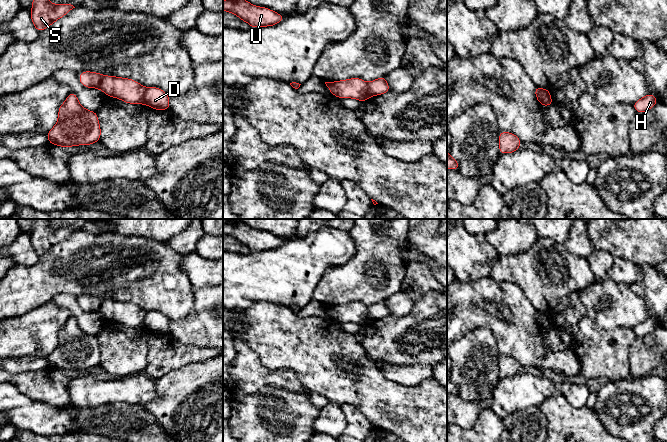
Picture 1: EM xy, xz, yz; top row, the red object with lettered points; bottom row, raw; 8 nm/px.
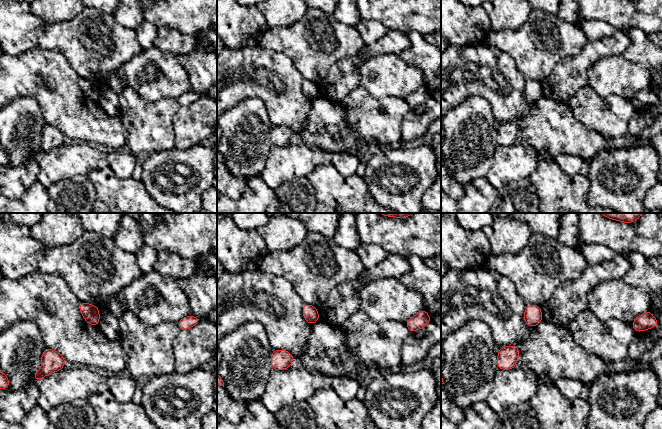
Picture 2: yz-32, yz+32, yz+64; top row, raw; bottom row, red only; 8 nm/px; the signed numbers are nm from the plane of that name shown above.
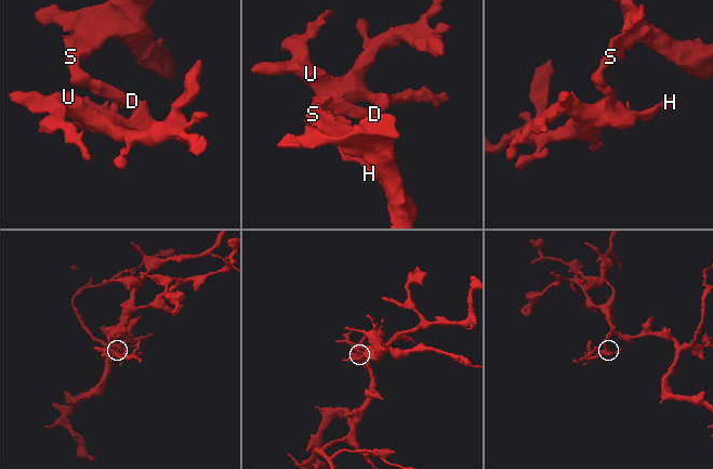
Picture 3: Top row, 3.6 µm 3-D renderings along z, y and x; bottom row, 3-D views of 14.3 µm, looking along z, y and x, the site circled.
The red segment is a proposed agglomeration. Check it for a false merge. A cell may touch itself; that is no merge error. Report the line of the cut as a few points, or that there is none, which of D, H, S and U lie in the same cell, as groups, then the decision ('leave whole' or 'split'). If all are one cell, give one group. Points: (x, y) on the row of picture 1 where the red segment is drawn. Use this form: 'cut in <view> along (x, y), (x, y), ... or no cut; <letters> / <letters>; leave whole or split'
cut in yz along (539, 88), (542, 92), (542, 104); D H U / S; split

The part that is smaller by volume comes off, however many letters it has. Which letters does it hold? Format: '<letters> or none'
D, H, U

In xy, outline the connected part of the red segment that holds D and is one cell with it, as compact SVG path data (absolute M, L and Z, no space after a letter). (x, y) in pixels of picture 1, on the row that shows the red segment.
M147 87L145 104L155 110L168 110L170 109L169 95L157 87Z

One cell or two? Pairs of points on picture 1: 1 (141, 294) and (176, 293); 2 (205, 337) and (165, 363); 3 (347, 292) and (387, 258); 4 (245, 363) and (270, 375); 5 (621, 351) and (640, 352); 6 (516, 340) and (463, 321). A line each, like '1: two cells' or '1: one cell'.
1: one cell
2: two cells
3: one cell
4: one cell
5: two cells
6: one cell

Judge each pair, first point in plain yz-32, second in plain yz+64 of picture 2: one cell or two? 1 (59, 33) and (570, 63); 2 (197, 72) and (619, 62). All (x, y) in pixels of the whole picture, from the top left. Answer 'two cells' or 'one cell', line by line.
1: two cells
2: two cells

